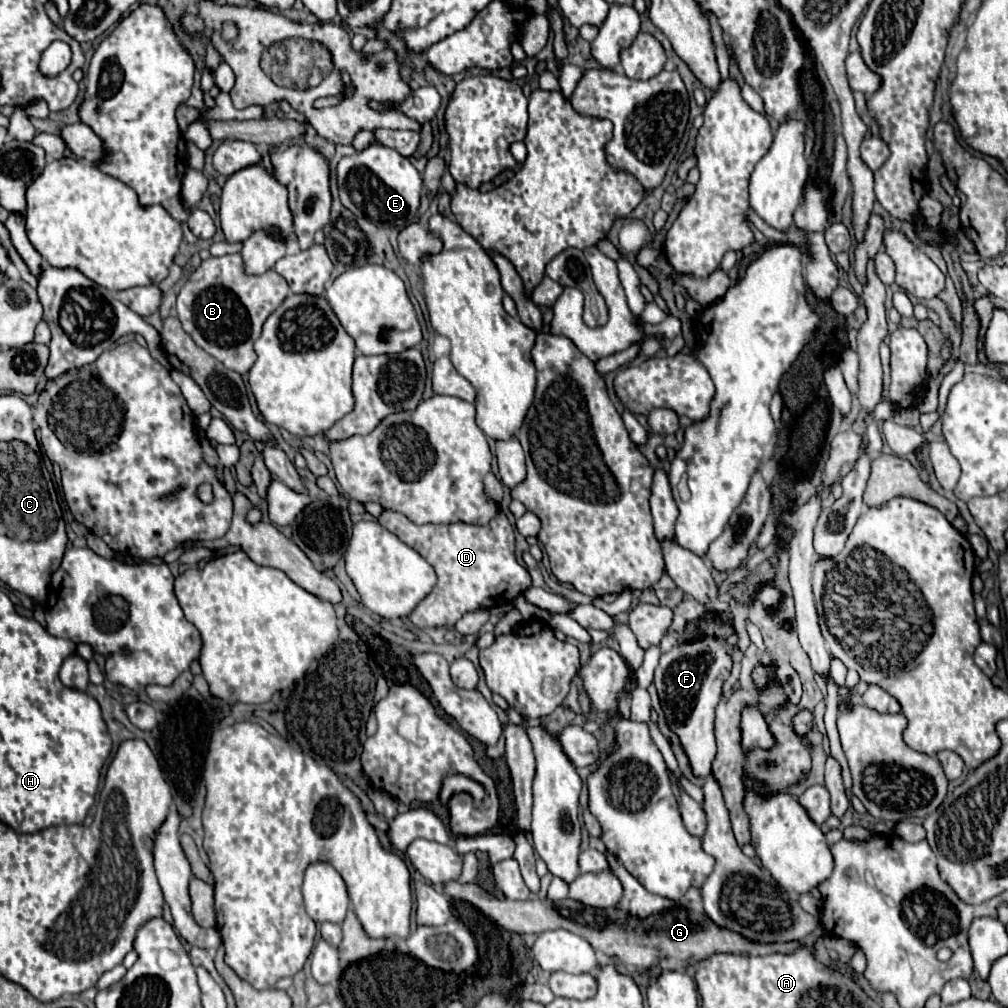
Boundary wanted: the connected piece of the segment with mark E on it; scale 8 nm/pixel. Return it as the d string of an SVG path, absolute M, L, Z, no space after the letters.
M370 145L368 149L344 157L338 163L338 193L342 205L350 209L356 217L368 219L380 229L398 229L416 221L416 211L420 207L422 175L416 167L402 157L396 149L384 145Z

